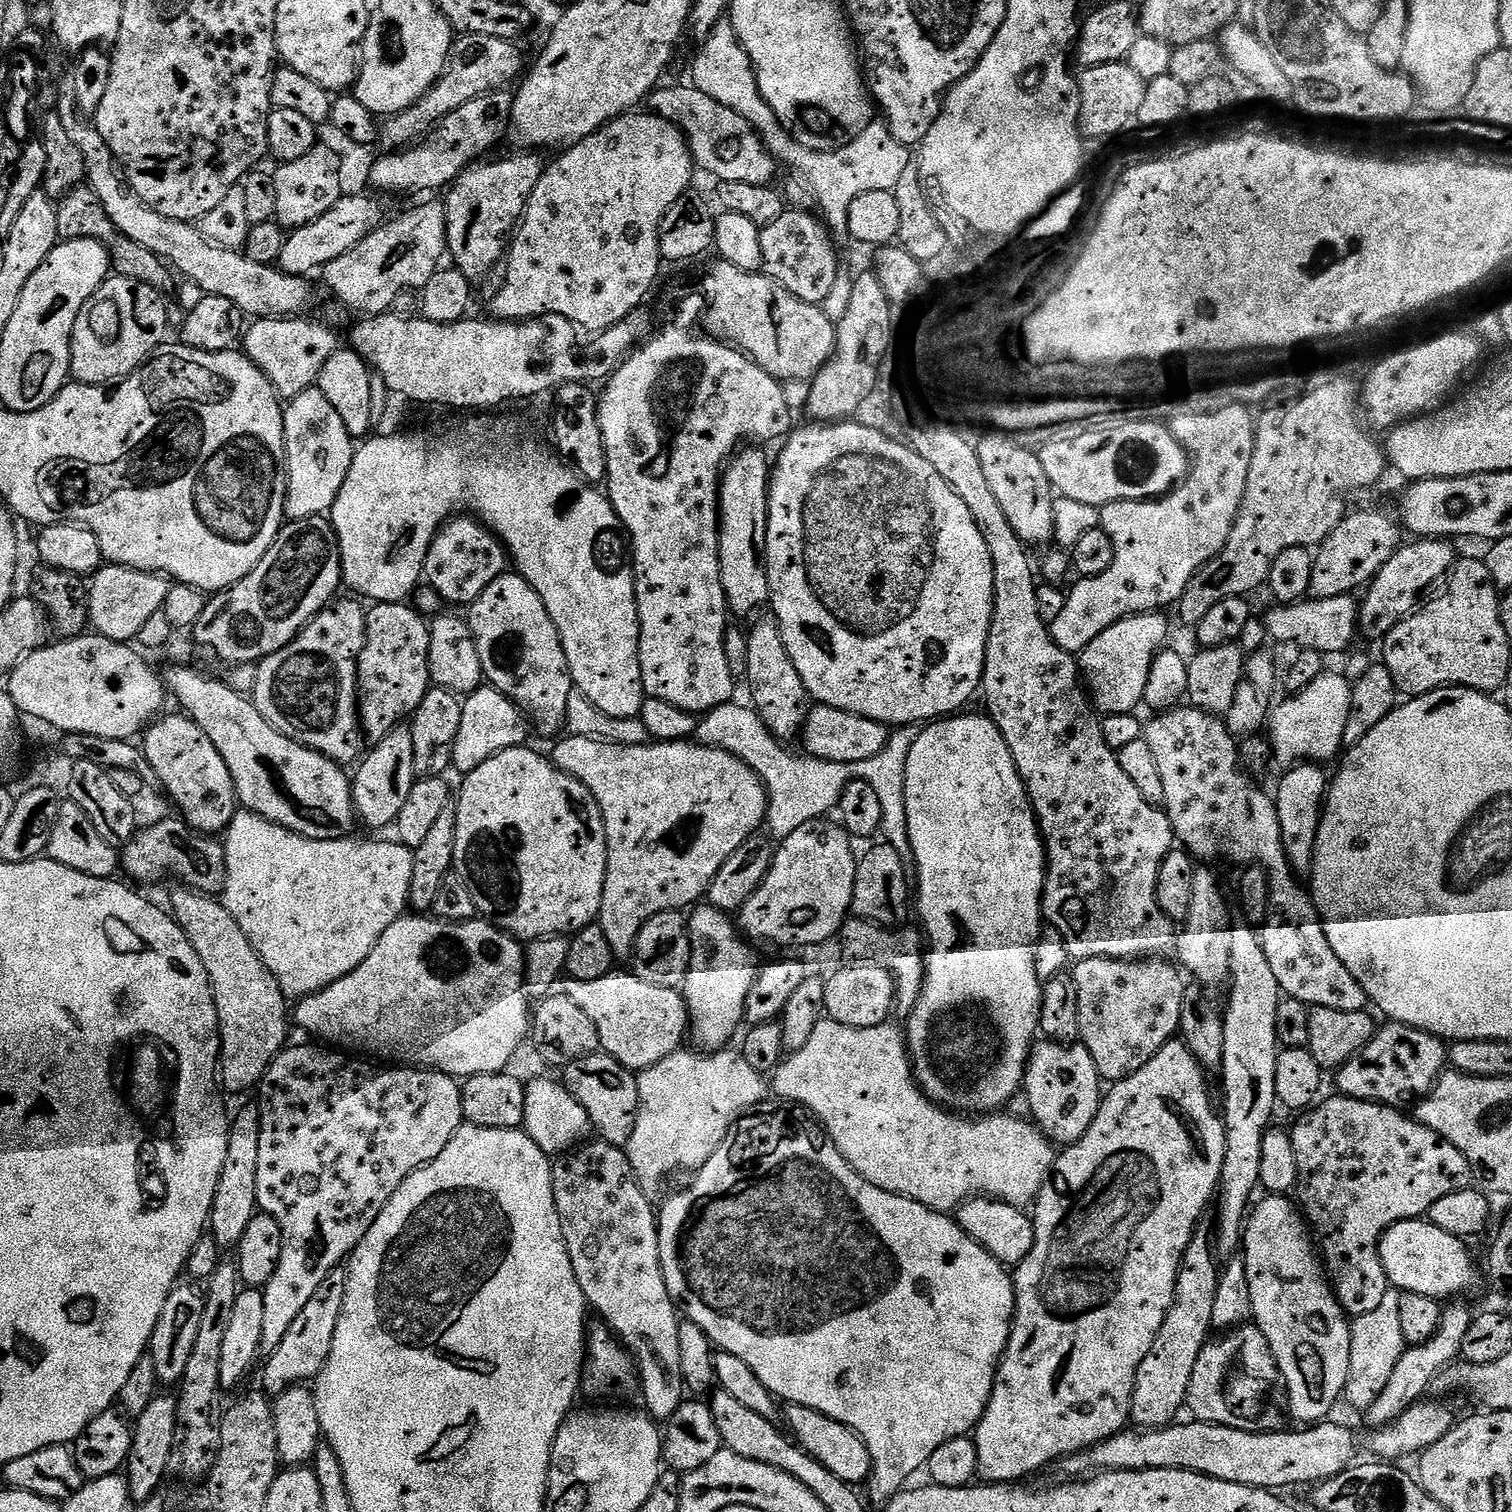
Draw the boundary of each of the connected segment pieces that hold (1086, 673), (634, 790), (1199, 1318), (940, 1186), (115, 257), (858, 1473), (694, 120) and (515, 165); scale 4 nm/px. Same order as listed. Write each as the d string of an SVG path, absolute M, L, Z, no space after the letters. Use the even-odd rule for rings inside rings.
M1143 612L1114 622L1079 653L1078 668L1083 683L1090 693L1091 703L1101 713L1126 714L1136 712L1143 705L1152 663L1169 643L1168 620L1164 616L1167 615L1160 612Z
M568 734L565 737L565 740L557 739L555 741L557 744L553 746L552 752L550 751L550 759L566 775L580 780L582 786L586 786L586 790L590 790L594 802L598 802L600 807L600 813L604 819L604 829L606 830L608 861L606 862L604 897L600 903L598 923L602 934L606 934L606 939L610 942L610 950L614 950L617 961L628 962L631 961L632 948L636 944L642 926L646 926L646 922L650 918L654 918L654 914L688 910L697 902L703 901L710 882L714 882L714 874L718 874L718 870L722 870L726 858L730 858L730 854L734 854L734 850L738 850L738 846L742 846L742 842L746 842L751 836L757 835L765 827L768 819L768 790L754 769L746 766L746 762L742 762L734 754L730 754L721 748L711 748L705 744L693 742L691 739L626 746L625 744L611 744L608 740L595 740L589 736Z
M1204 1226L1197 1227L1196 1233L1190 1238L1190 1246L1186 1246L1184 1259L1180 1261L1176 1297L1166 1314L1166 1322L1162 1322L1162 1330L1158 1330L1154 1346L1150 1346L1150 1354L1142 1358L1134 1378L1130 1420L1141 1429L1167 1428L1179 1417L1176 1415L1180 1408L1182 1412L1185 1407L1190 1378L1194 1374L1194 1362L1198 1362L1198 1354L1202 1354L1213 1331L1214 1294L1218 1294L1222 1271L1221 1265L1216 1265L1216 1260L1218 1253L1214 1247L1213 1233L1209 1229L1207 1232Z
M821 1018L806 1046L785 1055L775 1072L771 1073L771 1091L775 1095L777 1092L781 1101L807 1108L828 1133L842 1158L850 1162L852 1169L866 1178L866 1182L890 1194L905 1196L941 1214L955 1213L971 1196L1005 1200L1007 1204L1017 1206L1031 1205L1048 1181L1058 1152L1035 1123L1027 1120L1032 1111L1024 1091L1016 1092L1006 1105L1006 1112L1011 1116L984 1114L979 1118L965 1118L942 1110L921 1092L916 1083L905 1033L890 1025L885 1022L877 1028L855 1028Z
M83 184L72 188L66 195L62 196L56 204L57 227L61 241L66 240L96 240L108 251L111 269L122 277L128 277L132 281L142 282L150 285L156 292L168 296L174 288L175 275L169 265L134 242L126 238L110 222L109 215L103 210L102 204L98 202L98 196L94 194L92 188Z
M785 1403L782 1408L782 1420L783 1416L783 1427L787 1435L795 1440L802 1450L806 1450L806 1454L822 1462L822 1466L826 1466L830 1474L842 1478L842 1482L860 1486L872 1475L870 1450L866 1450L866 1442L862 1442L862 1438L858 1438L858 1434L850 1430L850 1426L842 1426L842 1422L834 1422L834 1418L801 1404Z
M676 84L673 88L657 87L649 95L646 104L655 115L675 124L683 132L693 165L699 171L701 168L702 171L717 176L717 181L720 182L751 182L753 186L771 185L778 164L764 145L764 141L752 131L750 122L746 122L742 114L734 114L730 106L714 102L710 94L702 94L702 90L685 84Z
M516 150L513 156L501 160L484 158L473 162L452 181L443 197L448 231L447 255L451 263L460 269L468 280L479 282L496 263L499 265L506 256L506 245L519 225L528 199L538 186L546 167L543 155L532 150Z

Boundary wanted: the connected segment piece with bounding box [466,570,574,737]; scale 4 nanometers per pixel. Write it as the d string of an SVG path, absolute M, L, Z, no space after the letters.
M508 570L504 575L494 578L494 582L486 586L486 590L482 590L482 594L470 605L467 612L466 619L472 629L472 641L476 644L478 658L482 662L484 680L506 698L514 701L528 717L535 731L537 728L542 735L555 737L555 732L565 727L566 702L570 702L574 685L566 662L566 650L562 650L558 630L550 614L546 614L546 606L542 606L538 590L534 590L534 586L526 582L526 578Z

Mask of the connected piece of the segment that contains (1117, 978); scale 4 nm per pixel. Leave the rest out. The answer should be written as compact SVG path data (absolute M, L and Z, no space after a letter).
M1164 958L1075 961L1070 975L1078 994L1079 1039L1105 1081L1124 1080L1142 1070L1179 1033L1186 976L1168 962Z

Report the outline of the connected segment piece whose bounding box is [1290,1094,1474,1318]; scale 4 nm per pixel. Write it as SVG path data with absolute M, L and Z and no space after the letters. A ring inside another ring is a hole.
M1332 1094L1329 1100L1321 1099L1311 1110L1305 1111L1301 1115L1304 1117L1290 1128L1294 1158L1298 1158L1295 1187L1295 1191L1300 1192L1298 1204L1315 1233L1314 1240L1336 1299L1352 1318L1370 1314L1370 1310L1382 1306L1382 1298L1390 1291L1388 1275L1380 1265L1380 1239L1384 1232L1403 1220L1427 1217L1430 1206L1434 1206L1438 1198L1467 1188L1474 1180L1472 1164L1453 1144L1400 1111L1399 1107L1390 1104Z

